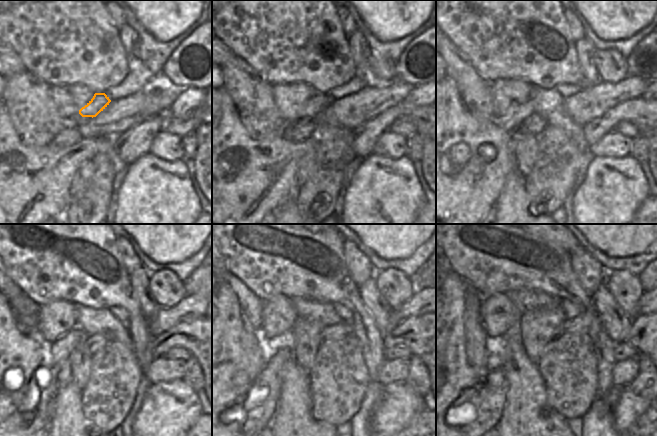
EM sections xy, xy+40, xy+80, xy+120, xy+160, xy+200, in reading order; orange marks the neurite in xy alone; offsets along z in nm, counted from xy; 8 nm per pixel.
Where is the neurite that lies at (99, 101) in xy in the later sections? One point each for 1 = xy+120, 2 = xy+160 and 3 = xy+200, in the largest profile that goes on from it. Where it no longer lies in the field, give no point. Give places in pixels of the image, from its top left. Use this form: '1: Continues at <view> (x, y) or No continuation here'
1: Continues at xy+120 (61, 350)
2: Continues at xy+160 (268, 387)
3: Continues at xy+200 (478, 409).

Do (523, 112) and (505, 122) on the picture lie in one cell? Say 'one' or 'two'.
one

